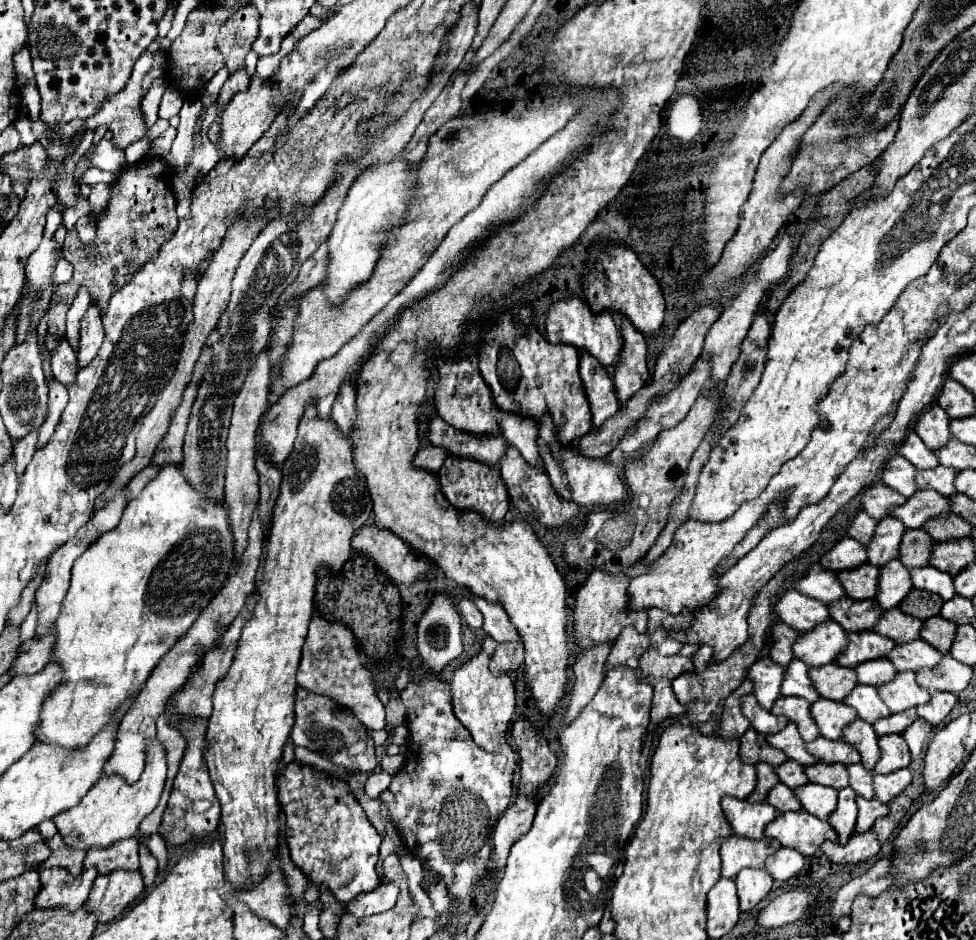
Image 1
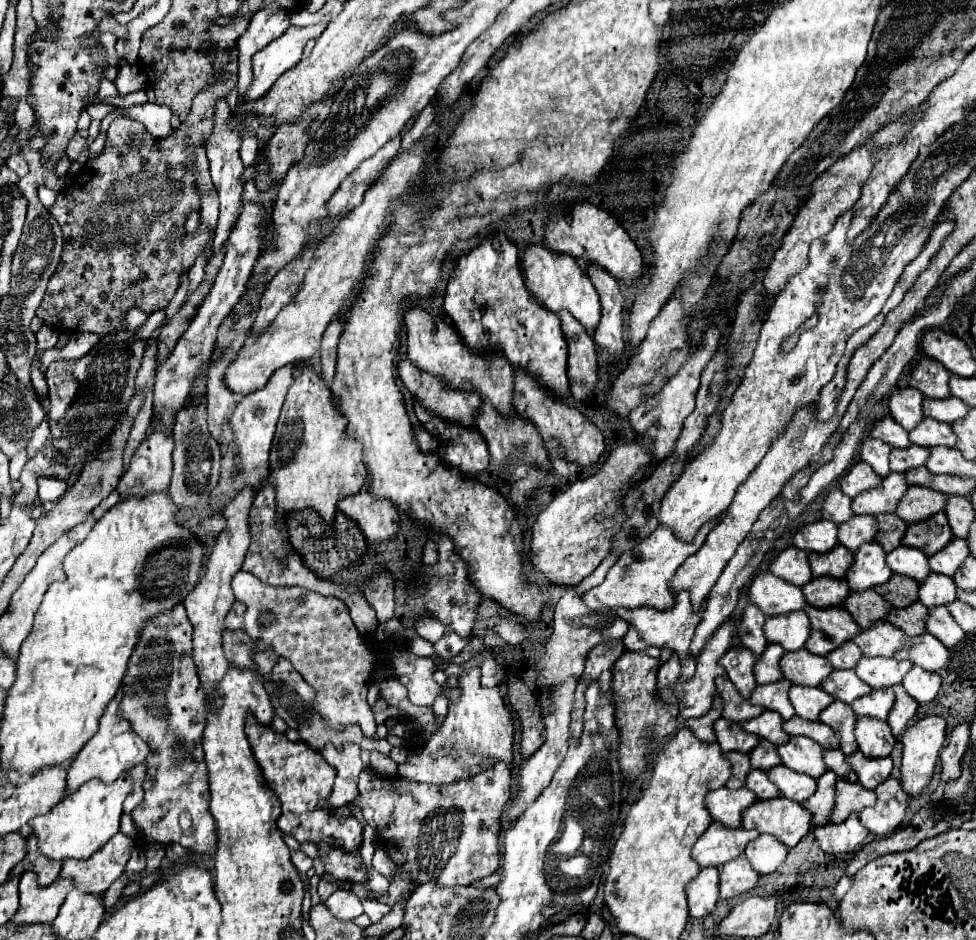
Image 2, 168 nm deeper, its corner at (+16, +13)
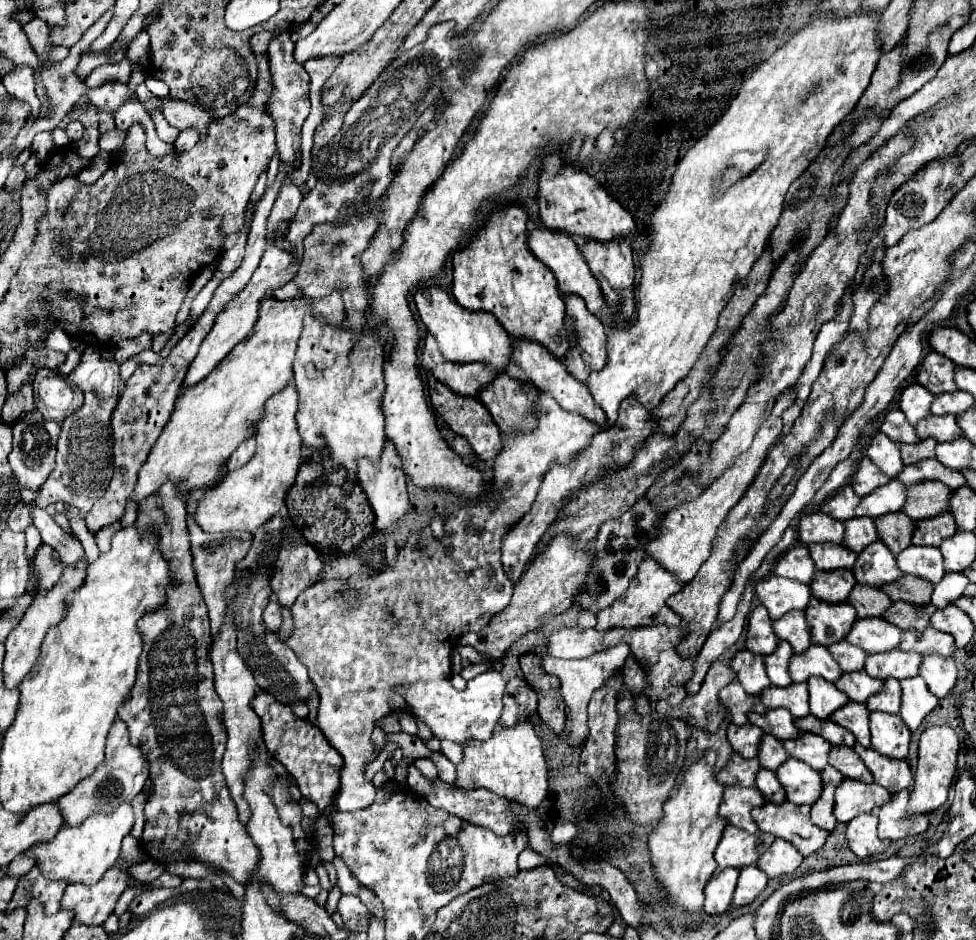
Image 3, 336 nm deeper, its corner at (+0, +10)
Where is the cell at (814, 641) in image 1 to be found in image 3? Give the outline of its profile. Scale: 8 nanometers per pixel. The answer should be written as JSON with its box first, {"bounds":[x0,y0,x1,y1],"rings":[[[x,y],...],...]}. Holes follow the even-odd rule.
{"bounds":[774,611,812,653],"rings":[[[788,611],[782,619],[776,619],[774,633],[778,639],[788,641],[796,653],[804,653],[812,645],[812,635],[804,611]]]}

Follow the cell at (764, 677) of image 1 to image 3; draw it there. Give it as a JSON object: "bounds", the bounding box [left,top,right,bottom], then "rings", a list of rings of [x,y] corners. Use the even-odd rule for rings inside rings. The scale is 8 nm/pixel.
{"bounds":[730,649,770,697],"rings":[[[744,649],[734,655],[734,659],[730,661],[730,667],[736,671],[738,681],[750,695],[758,697],[762,693],[762,689],[770,687],[770,679],[766,675],[766,667],[764,667],[764,657]]]}

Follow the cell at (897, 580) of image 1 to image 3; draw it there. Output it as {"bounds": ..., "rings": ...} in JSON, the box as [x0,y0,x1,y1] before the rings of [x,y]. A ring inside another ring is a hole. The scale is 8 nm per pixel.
{"bounds":[852,541,902,587],"rings":[[[882,541],[872,543],[858,555],[852,573],[860,585],[870,587],[880,587],[880,583],[892,583],[902,577],[902,571],[894,561],[892,551],[888,551]]]}

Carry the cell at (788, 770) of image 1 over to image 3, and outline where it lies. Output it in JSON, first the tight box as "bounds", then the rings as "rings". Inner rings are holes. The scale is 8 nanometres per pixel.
{"bounds":[758,733,788,771],"rings":[[[764,733],[762,741],[760,741],[760,753],[758,753],[758,759],[760,759],[760,765],[762,765],[764,769],[776,771],[776,769],[788,759],[788,753],[784,751],[782,741],[778,741],[776,737]]]}

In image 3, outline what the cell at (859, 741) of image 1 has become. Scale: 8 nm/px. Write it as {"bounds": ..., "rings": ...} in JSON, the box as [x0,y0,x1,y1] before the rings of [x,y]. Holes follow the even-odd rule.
{"bounds":[830,703,870,747],"rings":[[[846,703],[844,707],[840,707],[830,719],[838,725],[844,725],[848,731],[854,733],[856,741],[862,747],[870,747],[870,731],[868,731],[868,715],[870,711],[866,709],[864,703]]]}

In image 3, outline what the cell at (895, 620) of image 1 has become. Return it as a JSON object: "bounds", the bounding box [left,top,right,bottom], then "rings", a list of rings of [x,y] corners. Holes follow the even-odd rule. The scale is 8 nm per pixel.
{"bounds":[848,585,892,617],"rings":[[[856,585],[848,597],[848,603],[856,609],[858,617],[882,617],[884,611],[892,605],[882,589],[868,585]]]}

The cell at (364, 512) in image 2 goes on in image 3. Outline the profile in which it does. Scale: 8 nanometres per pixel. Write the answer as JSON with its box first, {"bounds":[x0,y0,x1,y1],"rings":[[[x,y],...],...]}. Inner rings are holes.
{"bounds":[358,441,410,531],"rings":[[[386,441],[384,451],[382,451],[382,459],[378,465],[372,465],[368,459],[358,461],[358,485],[366,493],[368,503],[376,515],[376,529],[388,531],[396,523],[406,519],[406,515],[410,511],[410,501],[408,501],[408,493],[406,493],[406,475],[402,471],[400,457],[390,441]]]}

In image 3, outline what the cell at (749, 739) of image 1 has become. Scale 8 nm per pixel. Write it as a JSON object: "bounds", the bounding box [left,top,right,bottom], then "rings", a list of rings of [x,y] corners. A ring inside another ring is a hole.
{"bounds":[728,723,764,759],"rings":[[[734,723],[728,725],[728,741],[730,741],[732,749],[746,759],[752,759],[758,755],[762,735],[764,735],[764,731],[760,731],[760,727],[750,725],[750,723],[746,723],[742,727],[738,727]]]}

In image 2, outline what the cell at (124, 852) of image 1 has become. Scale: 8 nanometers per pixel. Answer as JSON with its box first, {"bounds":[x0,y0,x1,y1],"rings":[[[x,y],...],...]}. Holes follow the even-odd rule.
{"bounds":[60,832,134,896],"rings":[[[118,832],[88,860],[64,860],[60,878],[72,878],[80,892],[102,896],[122,876],[134,850],[134,838]]]}

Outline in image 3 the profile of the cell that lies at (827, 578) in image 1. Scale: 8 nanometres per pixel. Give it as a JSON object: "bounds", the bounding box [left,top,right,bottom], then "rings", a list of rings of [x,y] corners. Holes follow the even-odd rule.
{"bounds":[774,545,816,585],"rings":[[[798,545],[798,547],[792,547],[790,551],[786,551],[784,555],[778,557],[778,561],[774,565],[774,575],[796,579],[806,585],[812,581],[814,573],[816,573],[816,565],[812,563],[810,551],[804,545]]]}

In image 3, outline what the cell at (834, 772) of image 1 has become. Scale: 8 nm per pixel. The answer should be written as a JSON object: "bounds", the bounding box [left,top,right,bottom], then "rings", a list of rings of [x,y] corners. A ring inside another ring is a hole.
{"bounds":[784,733,832,771],"rings":[[[800,733],[796,741],[784,741],[784,747],[790,757],[804,761],[814,771],[822,771],[828,765],[828,755],[832,749],[826,739],[812,733]]]}

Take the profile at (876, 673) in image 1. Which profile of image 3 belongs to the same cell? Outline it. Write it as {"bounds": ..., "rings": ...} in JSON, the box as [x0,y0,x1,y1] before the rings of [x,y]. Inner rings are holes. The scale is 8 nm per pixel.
{"bounds":[830,641,868,671],"rings":[[[848,641],[832,645],[830,653],[838,661],[842,671],[860,671],[860,669],[864,669],[864,661],[868,657],[866,651],[862,651],[860,647],[856,647],[856,645],[848,643]]]}

